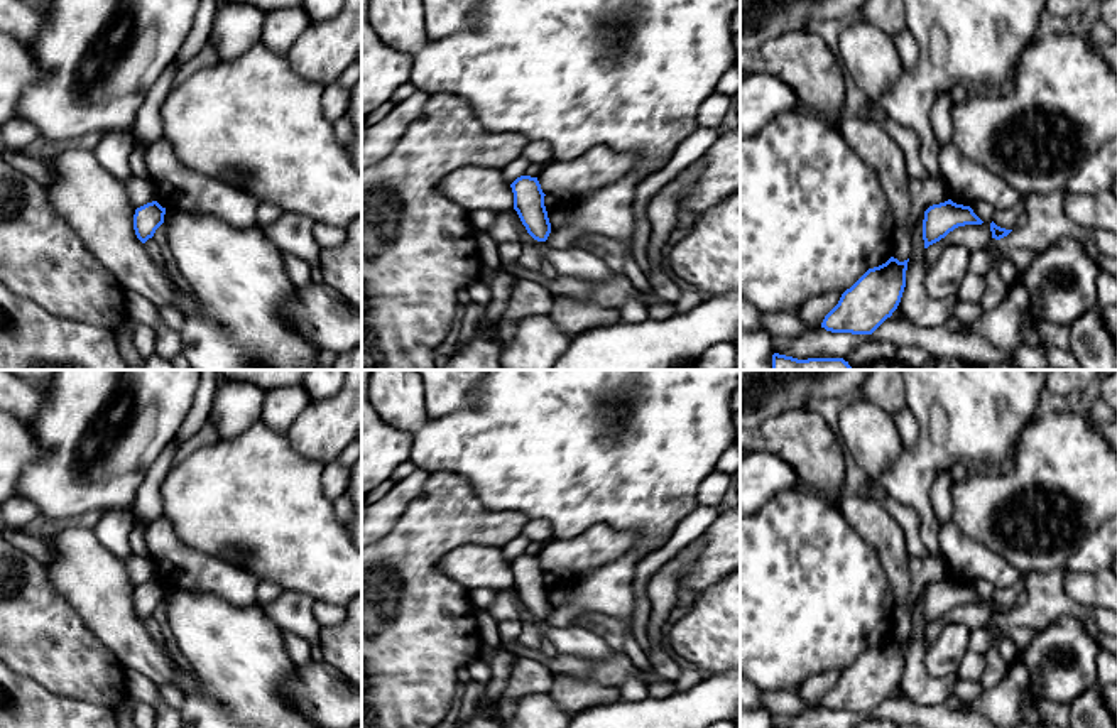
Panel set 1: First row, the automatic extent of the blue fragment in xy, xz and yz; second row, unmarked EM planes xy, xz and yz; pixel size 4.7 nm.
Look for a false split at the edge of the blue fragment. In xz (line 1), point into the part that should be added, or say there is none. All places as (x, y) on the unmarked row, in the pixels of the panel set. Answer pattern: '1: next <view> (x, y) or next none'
1: next none

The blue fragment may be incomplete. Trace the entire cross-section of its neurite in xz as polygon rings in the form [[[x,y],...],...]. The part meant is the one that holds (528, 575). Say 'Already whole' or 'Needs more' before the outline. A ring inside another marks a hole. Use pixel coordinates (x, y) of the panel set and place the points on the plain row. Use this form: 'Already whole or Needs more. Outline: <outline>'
Already whole. Outline: [[[520,554],[512,562],[514,588],[517,589],[527,611],[537,618],[546,620],[551,611],[551,601],[544,584],[544,571],[537,556]]]

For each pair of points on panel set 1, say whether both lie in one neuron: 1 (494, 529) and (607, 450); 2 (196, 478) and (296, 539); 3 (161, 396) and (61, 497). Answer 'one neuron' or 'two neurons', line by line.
1: two neurons
2: one neuron
3: one neuron

